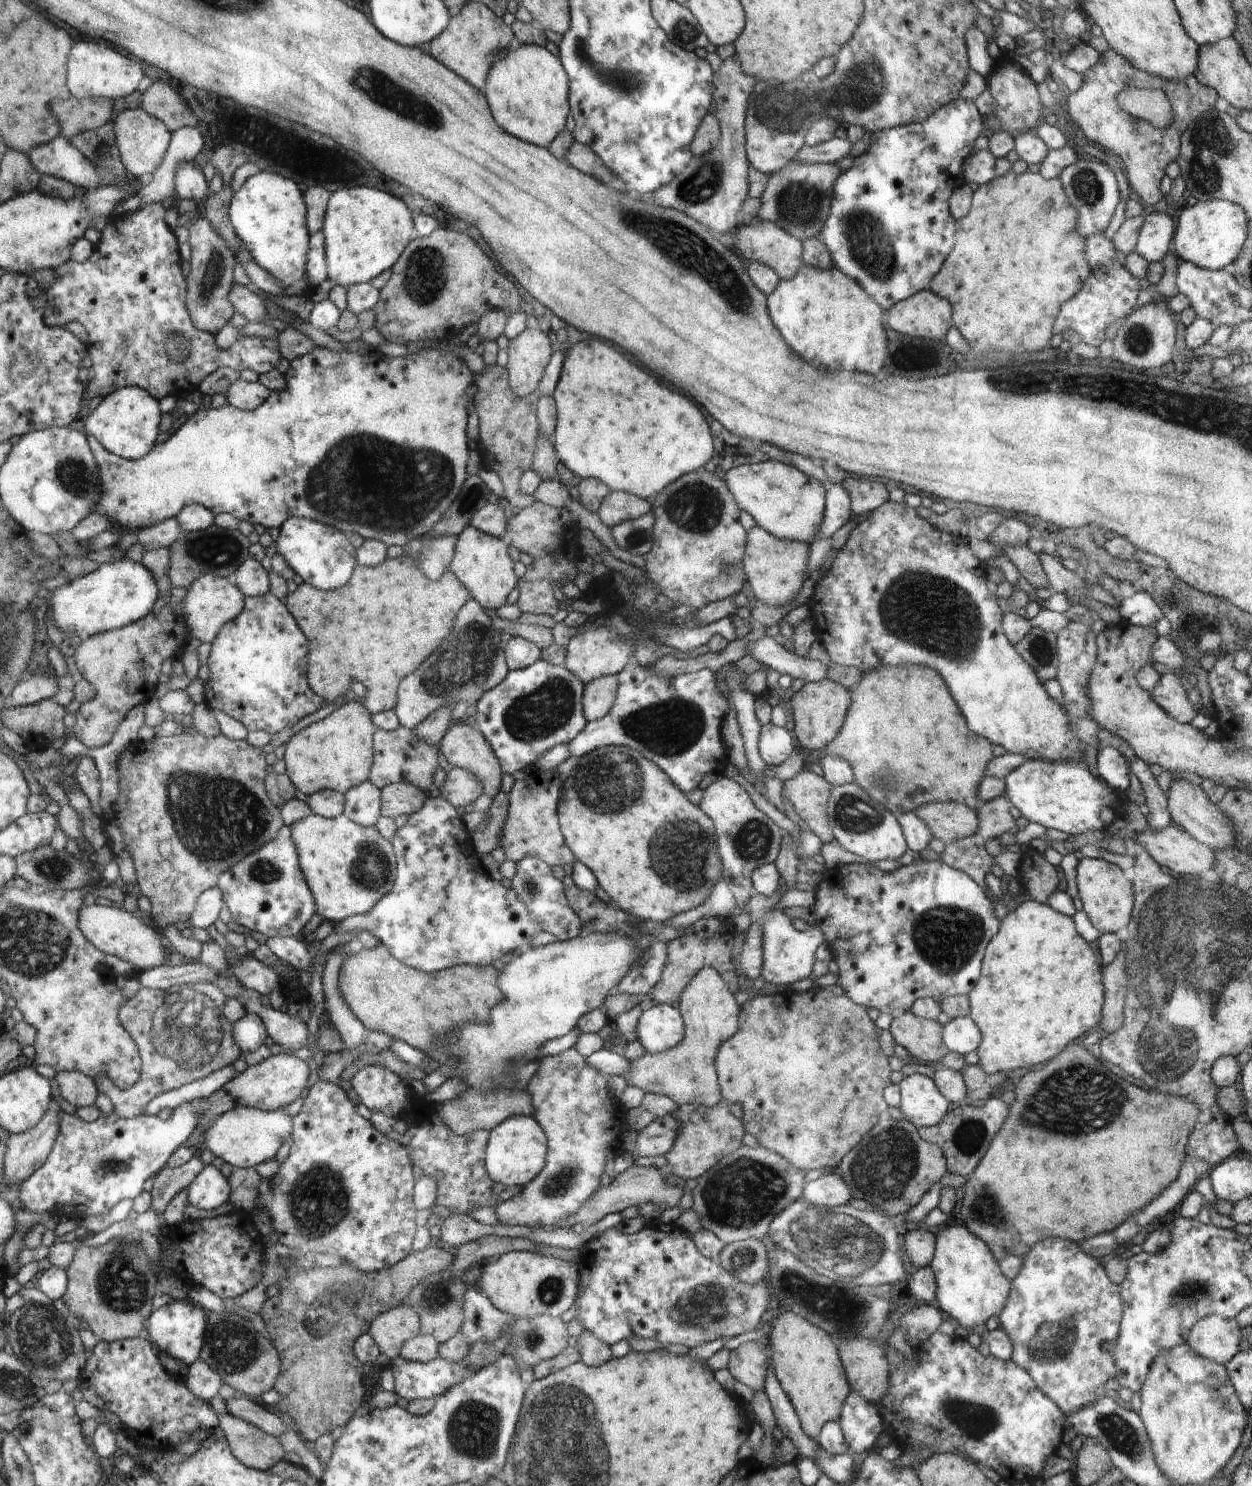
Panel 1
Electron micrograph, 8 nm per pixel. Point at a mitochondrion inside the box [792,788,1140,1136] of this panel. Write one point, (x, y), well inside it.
(946, 939)

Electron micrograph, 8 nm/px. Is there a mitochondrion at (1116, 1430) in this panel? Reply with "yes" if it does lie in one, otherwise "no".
yes

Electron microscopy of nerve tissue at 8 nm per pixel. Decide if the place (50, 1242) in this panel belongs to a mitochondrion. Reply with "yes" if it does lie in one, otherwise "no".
no

